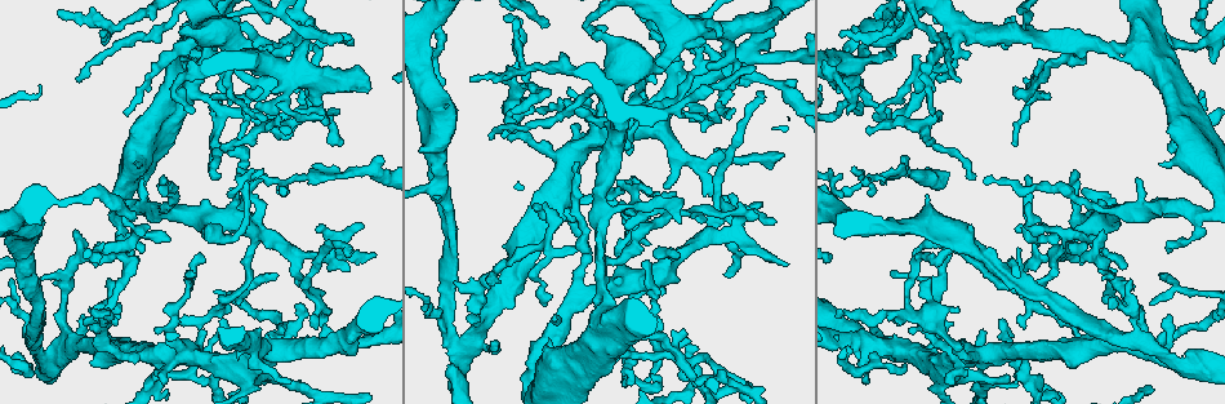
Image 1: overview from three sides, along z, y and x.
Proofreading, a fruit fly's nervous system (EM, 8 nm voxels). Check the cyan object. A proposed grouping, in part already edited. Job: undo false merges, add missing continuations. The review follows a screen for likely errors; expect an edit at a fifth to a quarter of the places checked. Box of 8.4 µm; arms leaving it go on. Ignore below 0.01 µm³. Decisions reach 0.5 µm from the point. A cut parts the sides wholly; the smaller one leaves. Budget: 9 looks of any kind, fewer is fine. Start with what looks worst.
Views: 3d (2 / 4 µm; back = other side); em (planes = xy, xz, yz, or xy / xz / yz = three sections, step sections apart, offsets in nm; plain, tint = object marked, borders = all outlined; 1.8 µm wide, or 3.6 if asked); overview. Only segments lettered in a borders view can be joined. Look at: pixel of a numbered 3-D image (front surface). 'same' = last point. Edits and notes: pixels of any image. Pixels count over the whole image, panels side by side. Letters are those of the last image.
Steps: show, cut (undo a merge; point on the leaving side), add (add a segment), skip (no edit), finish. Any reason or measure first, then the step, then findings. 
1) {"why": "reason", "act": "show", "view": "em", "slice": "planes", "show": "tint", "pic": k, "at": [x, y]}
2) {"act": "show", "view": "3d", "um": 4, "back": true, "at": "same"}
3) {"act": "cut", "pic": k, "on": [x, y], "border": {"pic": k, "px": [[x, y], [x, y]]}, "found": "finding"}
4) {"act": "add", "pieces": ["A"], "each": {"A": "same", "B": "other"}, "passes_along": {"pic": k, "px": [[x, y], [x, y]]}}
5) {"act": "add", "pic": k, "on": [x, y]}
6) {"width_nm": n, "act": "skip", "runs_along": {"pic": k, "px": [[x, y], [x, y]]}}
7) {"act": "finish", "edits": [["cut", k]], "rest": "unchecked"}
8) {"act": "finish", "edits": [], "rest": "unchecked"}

{"why": "three-way junction", "act": "show", "view": "3d", "um": 2, "back": true, "pic": 1, "at": [1007, 276]}

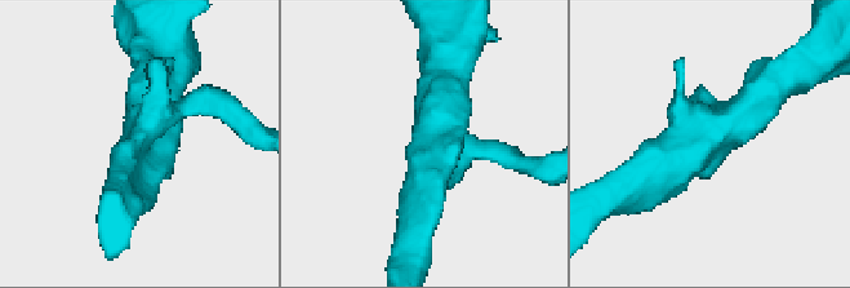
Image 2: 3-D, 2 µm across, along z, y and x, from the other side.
{"act": "show", "view": "em", "slice": "planes", "show": "borders", "pic": 2, "at": [709, 136]}

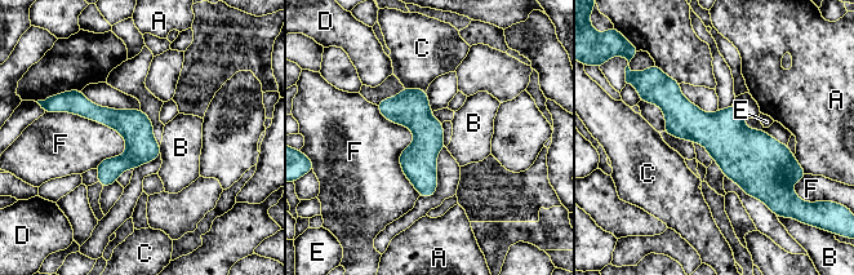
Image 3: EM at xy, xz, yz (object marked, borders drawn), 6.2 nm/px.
{"act": "skip", "each": {"A": "other", "B": "other", "C": "other", "D": "other", "E": "other", "F": "other"}, "found": "all the same cell"}

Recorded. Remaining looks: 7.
{"why": "two arms in line, one across", "act": "show", "view": "em", "slice": "planes", "show": "borders", "pic": 1, "at": [760, 43]}

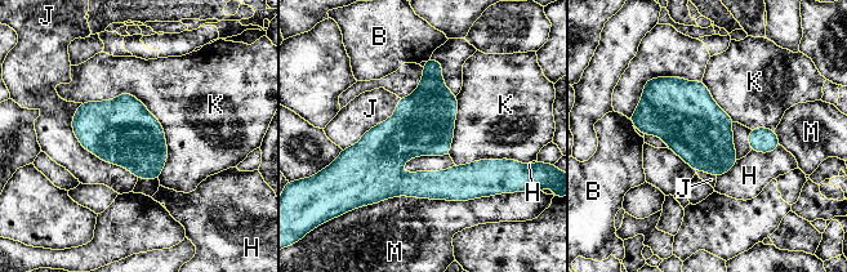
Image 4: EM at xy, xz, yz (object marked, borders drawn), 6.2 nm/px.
{"longest_contact_nm": ["M", 750], "act": "skip", "each": {"B": "other", "H": "other", "J": "other", "K": "other", "M": "other"}, "border": {"pic": 4, "px": [[81, 102], [160, 178]]}, "found": "all the same cell"}

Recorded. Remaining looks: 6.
{"why": "an open end", "act": "show", "view": "em", "slice": "planes", "show": "tint", "pic": 1, "at": [285, 196]}

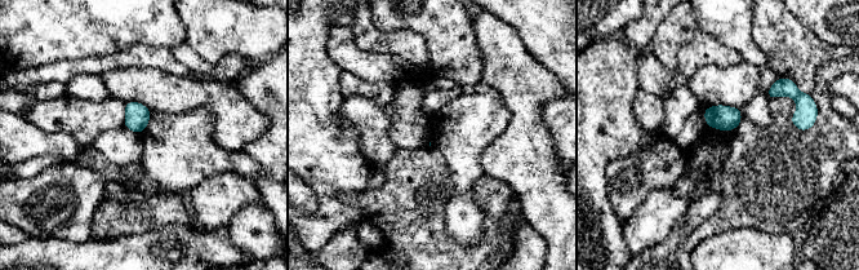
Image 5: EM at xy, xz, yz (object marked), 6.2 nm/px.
{"why": "see the neighbours", "act": "show", "view": "em", "slice": "planes", "show": "borders", "at": "same"}

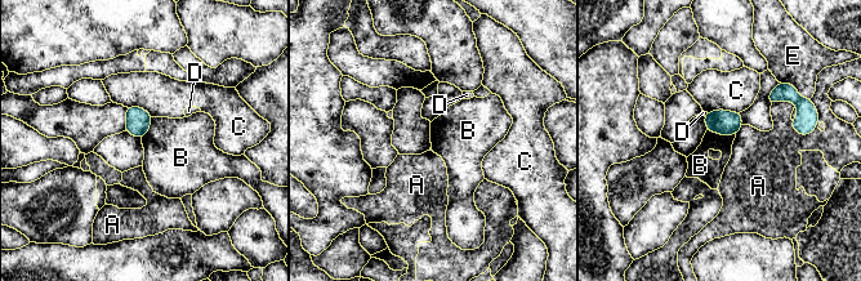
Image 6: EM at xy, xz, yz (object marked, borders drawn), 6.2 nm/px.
{"longest_contact_nm": ["C", 200], "act": "skip", "each": {"A": "other", "B": "other", "C": "other", "D": "other", "E": "other"}, "found": "no lettered segment goes on from it"}

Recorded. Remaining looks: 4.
{"why": "abrupt turn", "act": "show", "view": "em", "slice": "planes", "show": "tint", "pic": 1, "at": [617, 139]}

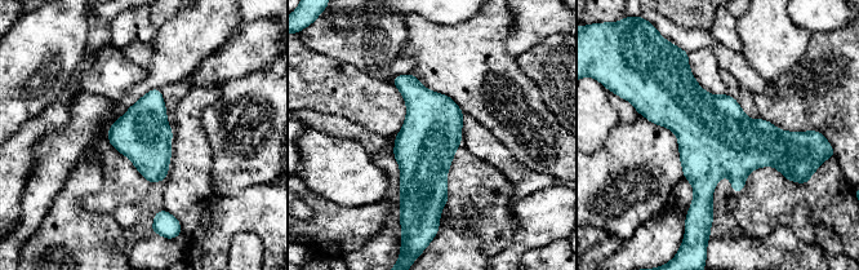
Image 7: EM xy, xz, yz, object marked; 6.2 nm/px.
{"act": "show", "view": "em", "slice": "planes", "show": "borders", "at": "same"}

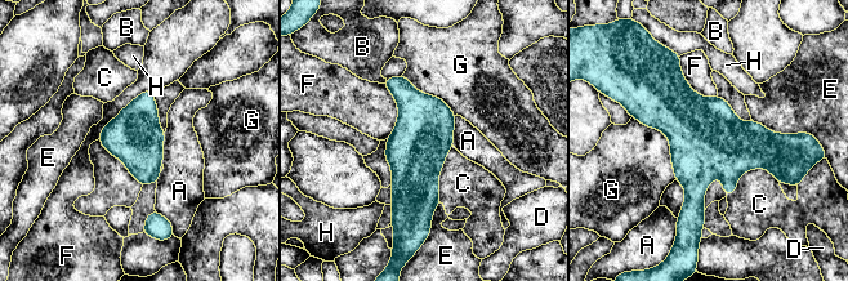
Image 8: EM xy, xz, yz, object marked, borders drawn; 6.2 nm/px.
{"act": "skip", "each": {"A": "other", "B": "other", "C": "other", "D": "other", "E": "other", "F": "other", "G": "other", "H": "other"}, "border": {"pic": 8, "px": [[152, 90], [132, 99], [98, 138]]}, "found": "continuous, no second cell"}

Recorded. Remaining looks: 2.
{"act": "finish", "edits": [], "rest": "unchecked"}

